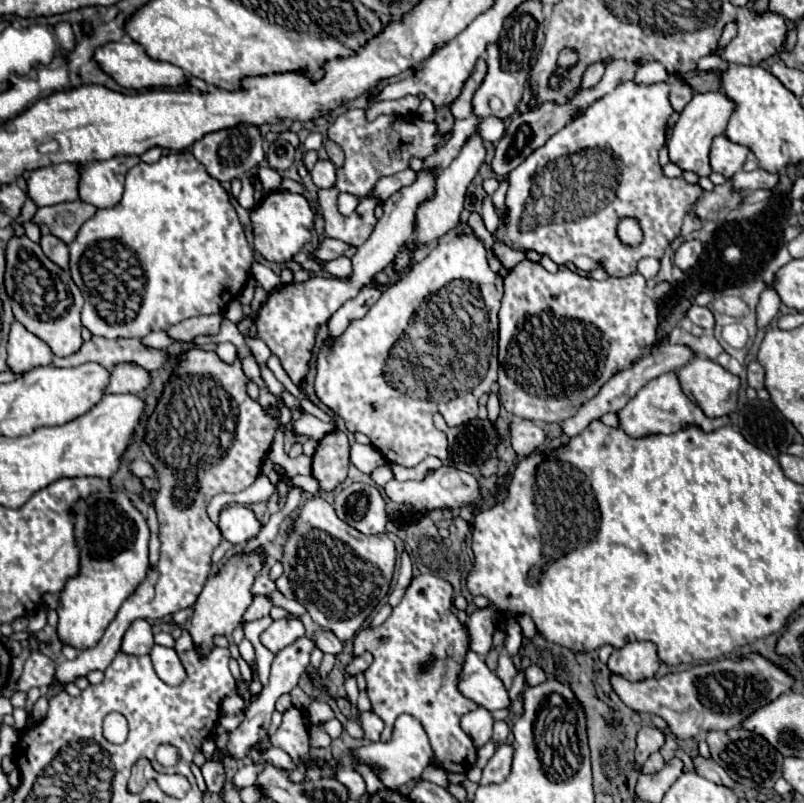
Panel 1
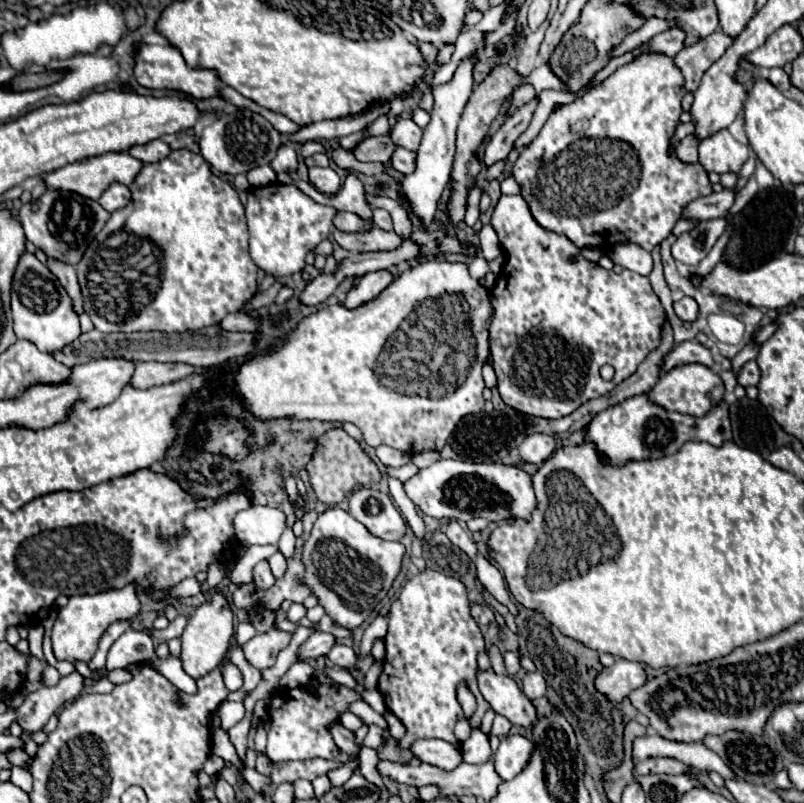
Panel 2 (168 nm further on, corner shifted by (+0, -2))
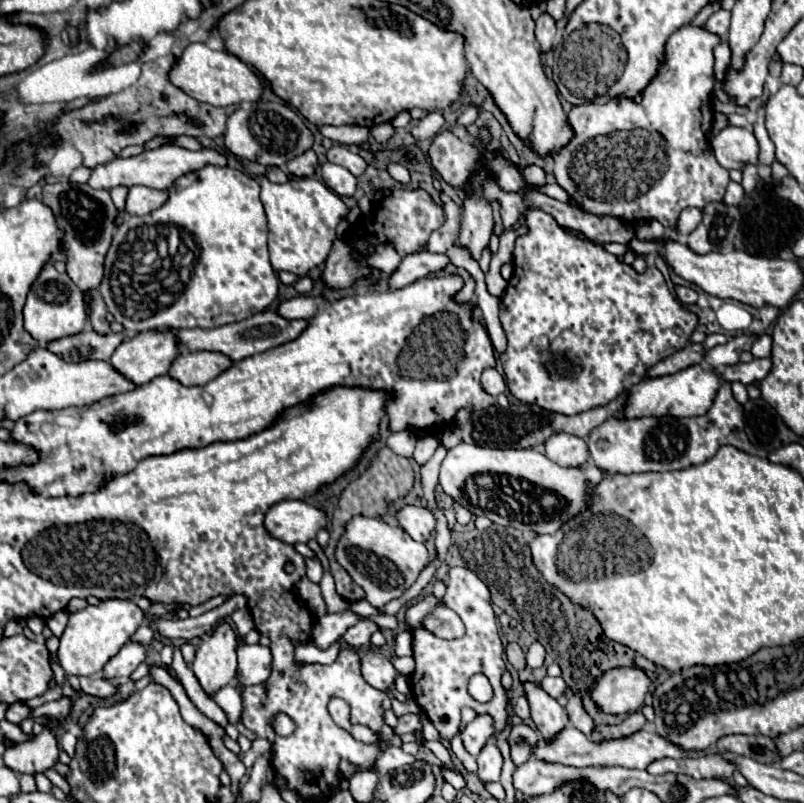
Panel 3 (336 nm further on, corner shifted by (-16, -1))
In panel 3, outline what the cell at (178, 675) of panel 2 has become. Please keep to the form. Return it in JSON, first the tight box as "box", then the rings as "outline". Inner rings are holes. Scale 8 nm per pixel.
{"box":[212,684,242,724],"outline":[[[228,684],[228,686],[220,688],[218,692],[212,694],[212,700],[226,712],[226,716],[232,724],[238,722],[240,712],[242,712],[242,696],[234,690],[234,686]]]}

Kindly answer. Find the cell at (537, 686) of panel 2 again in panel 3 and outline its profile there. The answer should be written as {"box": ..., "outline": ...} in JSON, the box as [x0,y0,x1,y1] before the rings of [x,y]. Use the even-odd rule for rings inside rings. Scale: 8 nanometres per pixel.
{"box":[540,676,566,698],"outline":[[[544,676],[542,684],[540,684],[552,698],[560,698],[566,692],[566,684],[562,678],[552,678],[552,676]]]}

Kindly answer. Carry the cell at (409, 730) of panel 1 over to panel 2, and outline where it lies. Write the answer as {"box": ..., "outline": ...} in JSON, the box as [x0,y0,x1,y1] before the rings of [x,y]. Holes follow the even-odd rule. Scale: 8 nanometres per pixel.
{"box":[412,739,462,771],"outline":[[[420,739],[412,745],[412,751],[420,761],[432,763],[444,771],[462,763],[460,743],[448,743],[444,739]]]}

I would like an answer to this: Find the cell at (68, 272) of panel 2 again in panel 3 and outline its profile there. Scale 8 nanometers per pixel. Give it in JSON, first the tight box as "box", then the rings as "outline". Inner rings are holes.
{"box":[88,290,110,334],"outline":[[[96,290],[96,298],[92,298],[92,310],[88,310],[88,312],[90,312],[90,326],[96,332],[100,332],[100,334],[110,332],[110,326],[106,322],[106,306],[104,306],[104,300],[98,290]]]}

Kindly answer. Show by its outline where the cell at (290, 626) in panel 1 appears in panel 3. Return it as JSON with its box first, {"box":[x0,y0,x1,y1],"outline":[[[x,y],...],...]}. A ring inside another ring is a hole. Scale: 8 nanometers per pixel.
{"box":[238,646,272,686],"outline":[[[238,646],[238,680],[244,686],[264,684],[272,674],[272,652],[268,646]]]}

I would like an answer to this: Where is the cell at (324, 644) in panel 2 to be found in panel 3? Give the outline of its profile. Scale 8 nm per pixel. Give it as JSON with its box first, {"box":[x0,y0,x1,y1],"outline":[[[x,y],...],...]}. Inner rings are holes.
{"box":[342,620,378,648],"outline":[[[360,620],[358,624],[350,626],[350,628],[344,632],[342,642],[344,642],[346,646],[350,646],[350,648],[360,648],[360,646],[364,646],[364,644],[370,642],[372,632],[376,632],[376,630],[378,630],[378,626],[376,626],[374,622],[370,622],[370,620]]]}

